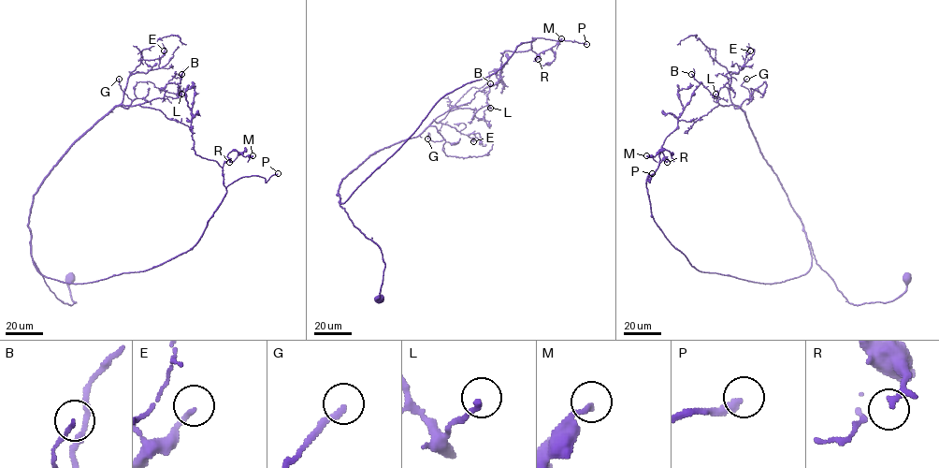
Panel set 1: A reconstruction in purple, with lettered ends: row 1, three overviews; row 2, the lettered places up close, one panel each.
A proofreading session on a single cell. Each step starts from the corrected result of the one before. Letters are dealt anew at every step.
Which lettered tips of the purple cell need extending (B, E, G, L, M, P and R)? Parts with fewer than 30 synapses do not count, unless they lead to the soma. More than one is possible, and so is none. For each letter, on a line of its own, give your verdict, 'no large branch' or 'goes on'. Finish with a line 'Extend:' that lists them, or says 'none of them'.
B: no large branch
E: no large branch
G: no large branch
L: no large branch
M: goes on
P: goes on
R: no large branch
Extend: M, P

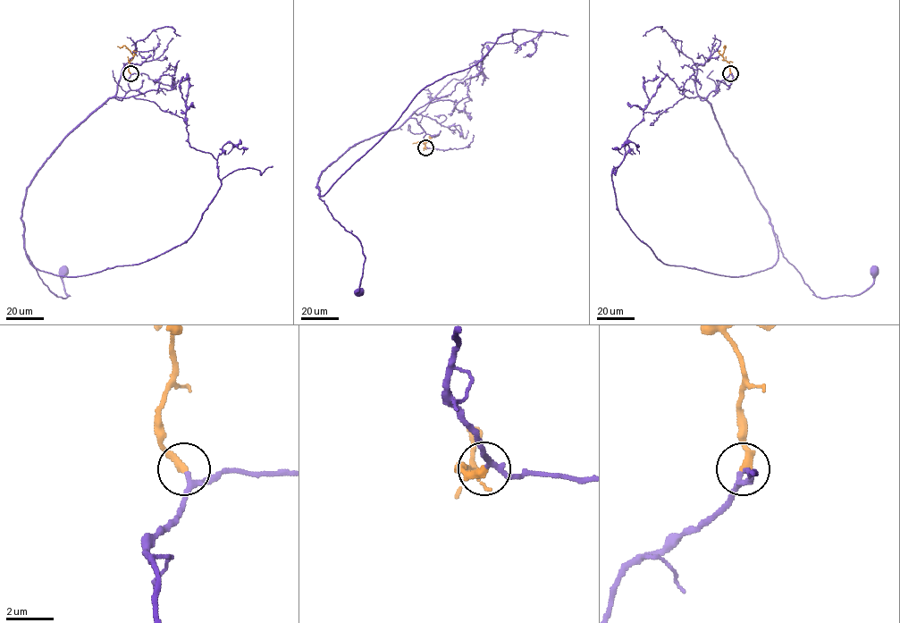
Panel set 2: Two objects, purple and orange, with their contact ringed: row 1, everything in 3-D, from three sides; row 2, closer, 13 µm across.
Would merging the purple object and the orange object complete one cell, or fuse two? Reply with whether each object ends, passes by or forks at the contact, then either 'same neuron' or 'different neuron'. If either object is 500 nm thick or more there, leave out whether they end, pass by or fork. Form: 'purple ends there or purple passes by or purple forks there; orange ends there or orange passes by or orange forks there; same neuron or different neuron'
purple passes by; orange ends there; same neuron

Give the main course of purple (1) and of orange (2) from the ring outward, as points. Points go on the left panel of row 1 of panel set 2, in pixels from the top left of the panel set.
1: (130, 73), (121, 99), (110, 97), (81, 121), (27, 188), (25, 253), (43, 282), (65, 298), (63, 270)
2: (130, 73), (130, 61), (132, 54), (124, 46), (117, 46)

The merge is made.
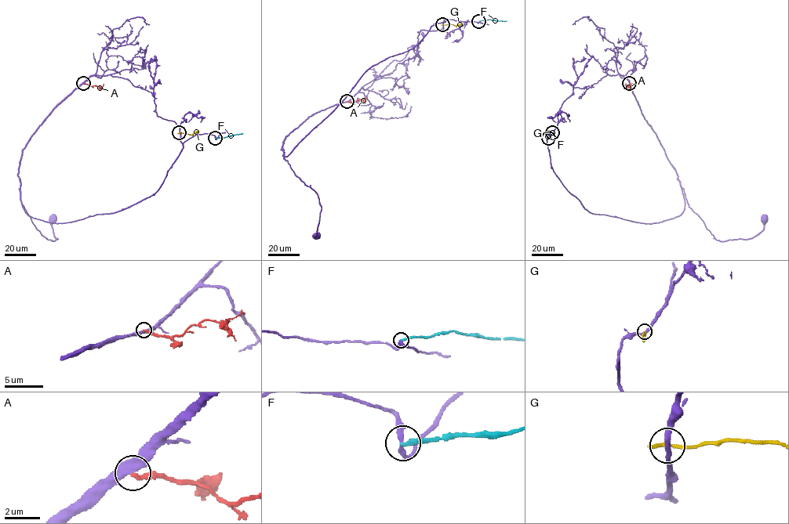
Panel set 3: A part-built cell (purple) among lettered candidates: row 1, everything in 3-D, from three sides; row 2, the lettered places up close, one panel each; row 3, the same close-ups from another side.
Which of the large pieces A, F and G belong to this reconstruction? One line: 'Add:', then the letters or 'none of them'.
Add: none of them

